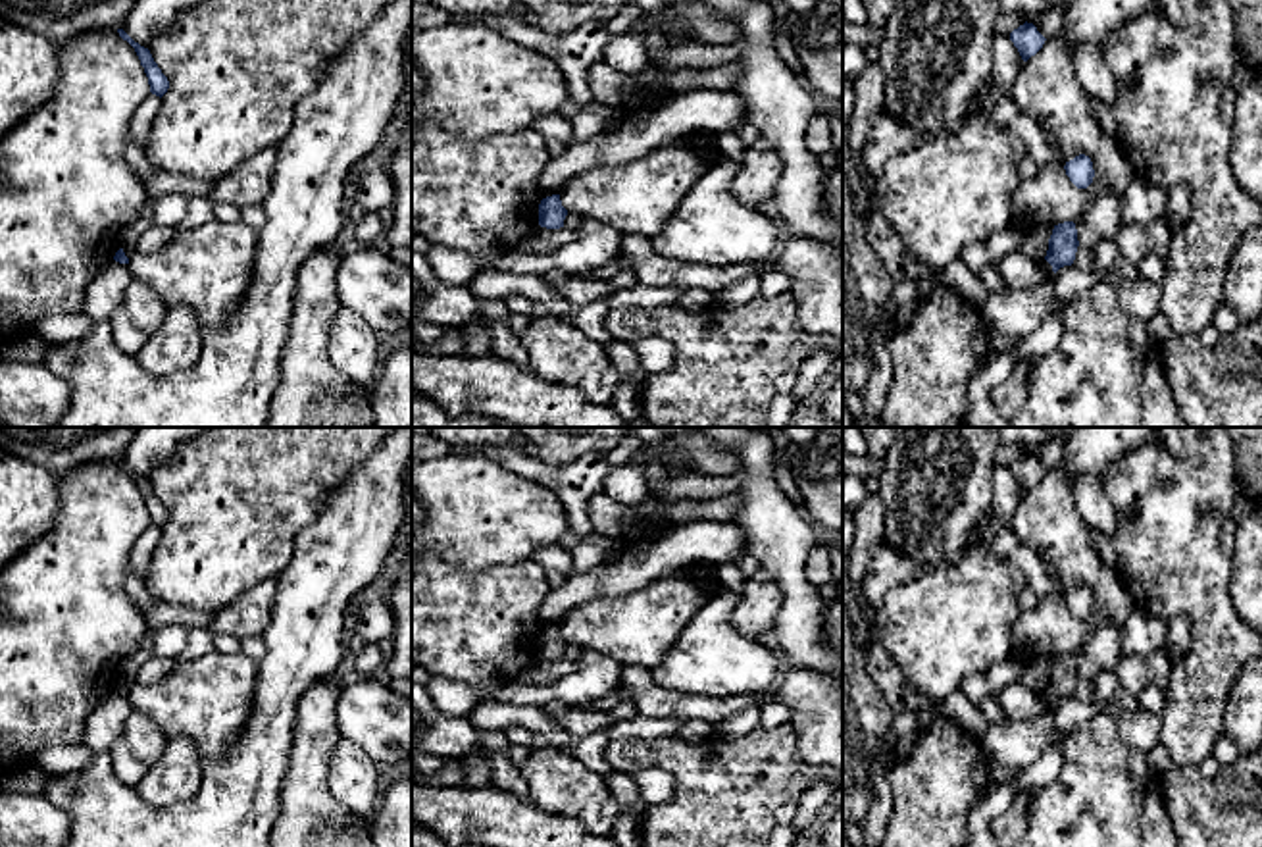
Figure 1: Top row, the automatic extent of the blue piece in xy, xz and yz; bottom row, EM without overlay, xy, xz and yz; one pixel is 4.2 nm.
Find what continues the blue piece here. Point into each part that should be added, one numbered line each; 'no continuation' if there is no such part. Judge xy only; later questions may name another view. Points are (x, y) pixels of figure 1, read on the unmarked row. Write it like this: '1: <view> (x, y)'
no continuation

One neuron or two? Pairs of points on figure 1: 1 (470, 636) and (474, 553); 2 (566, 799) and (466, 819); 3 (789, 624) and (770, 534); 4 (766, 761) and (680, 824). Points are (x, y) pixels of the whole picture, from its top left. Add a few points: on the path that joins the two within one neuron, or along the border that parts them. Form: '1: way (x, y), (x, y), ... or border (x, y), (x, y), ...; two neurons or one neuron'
1: border (431, 553), (464, 568), (518, 563); two neurons
2: border (533, 801), (549, 813), (580, 822); two neurons
3: way (791, 601), (791, 580), (782, 557); one neuron
4: way (745, 782), (701, 824); one neuron

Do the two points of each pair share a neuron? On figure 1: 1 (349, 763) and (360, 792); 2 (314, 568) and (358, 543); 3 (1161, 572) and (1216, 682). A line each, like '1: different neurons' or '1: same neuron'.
1: same neuron
2: same neuron
3: same neuron

